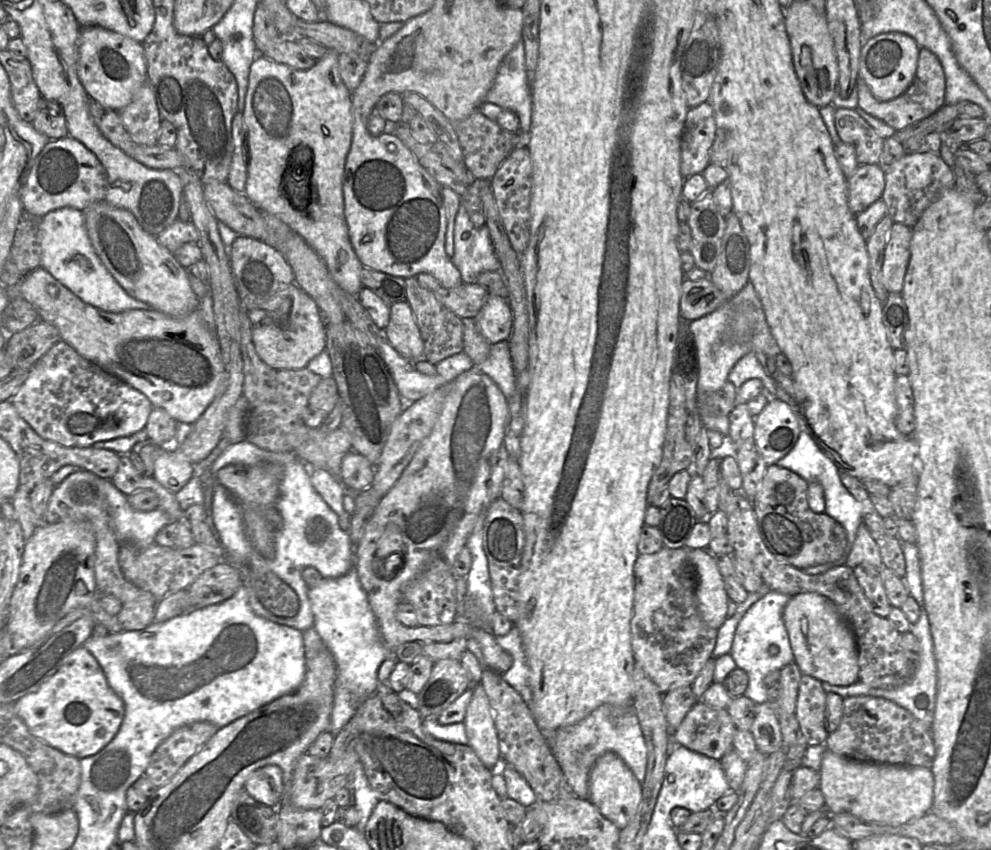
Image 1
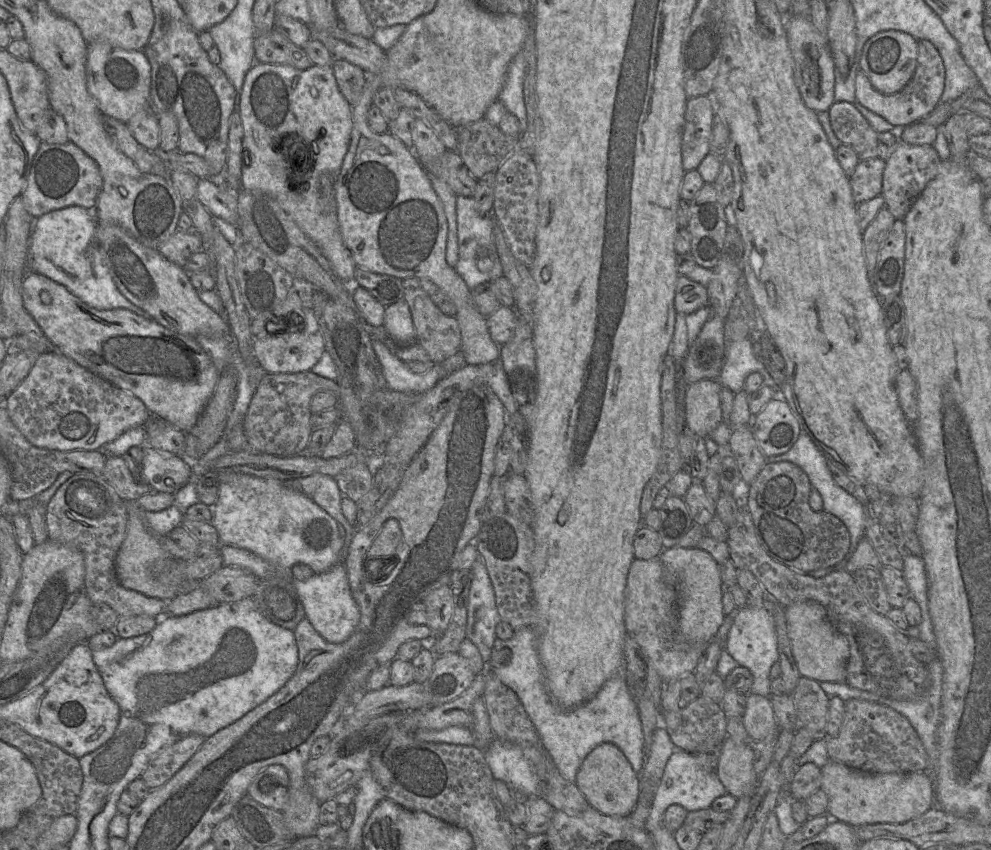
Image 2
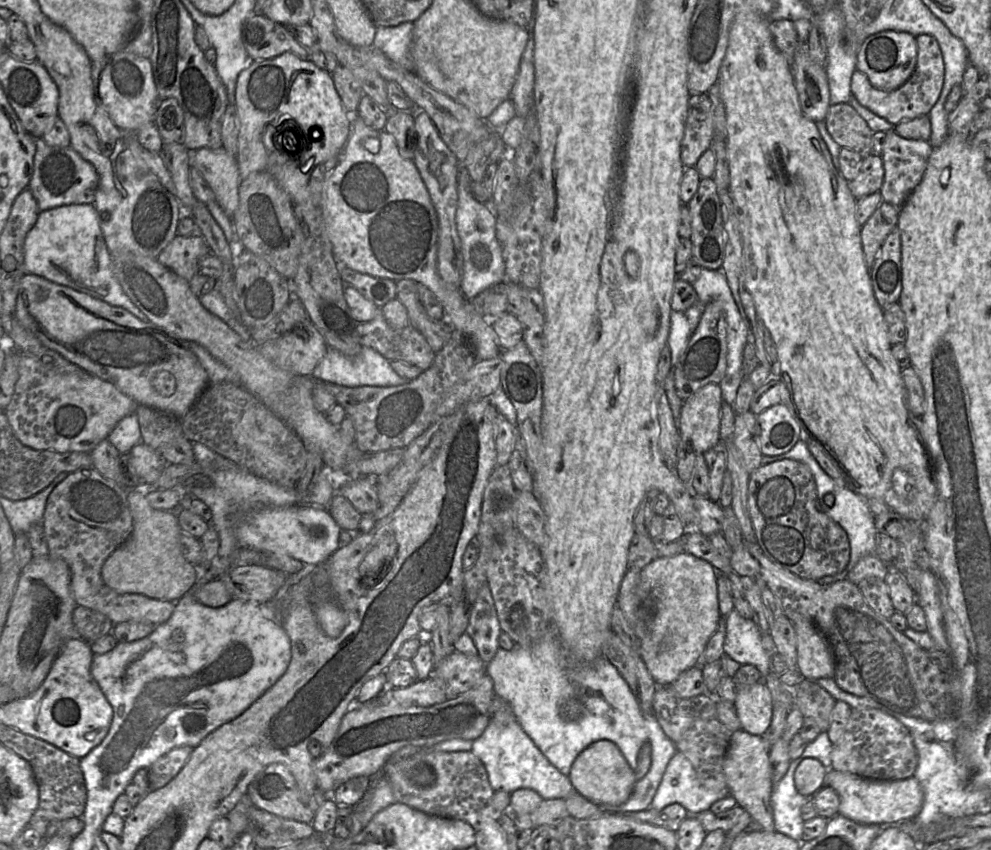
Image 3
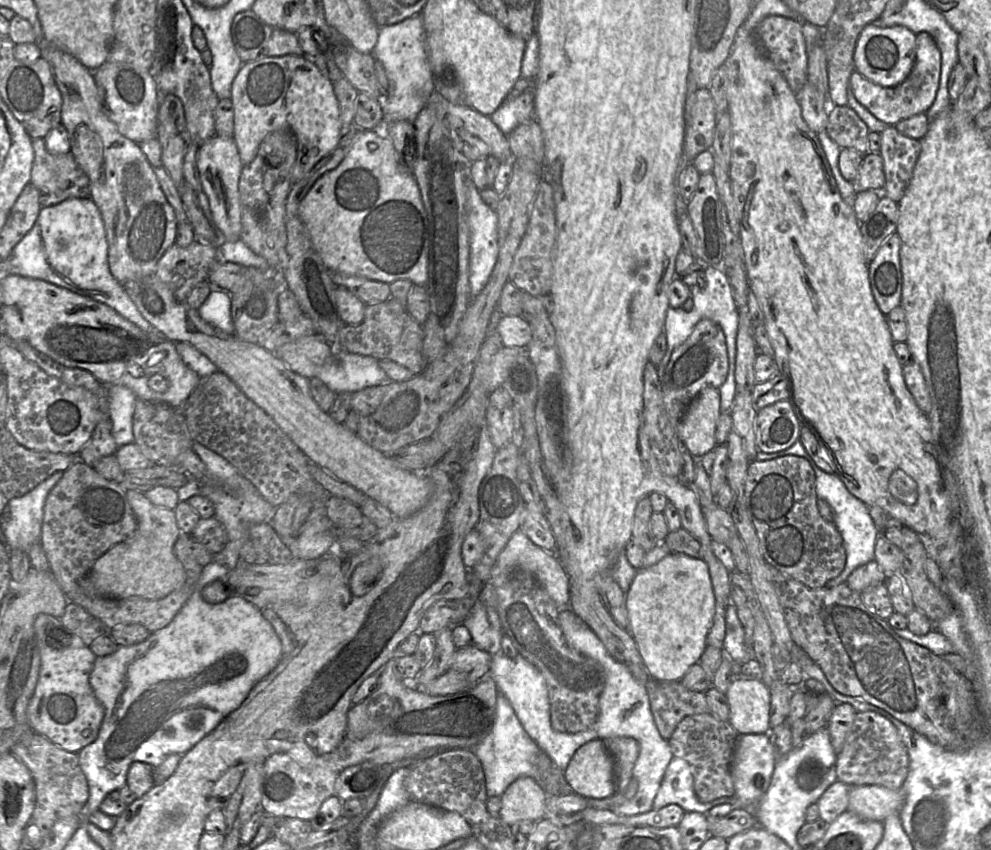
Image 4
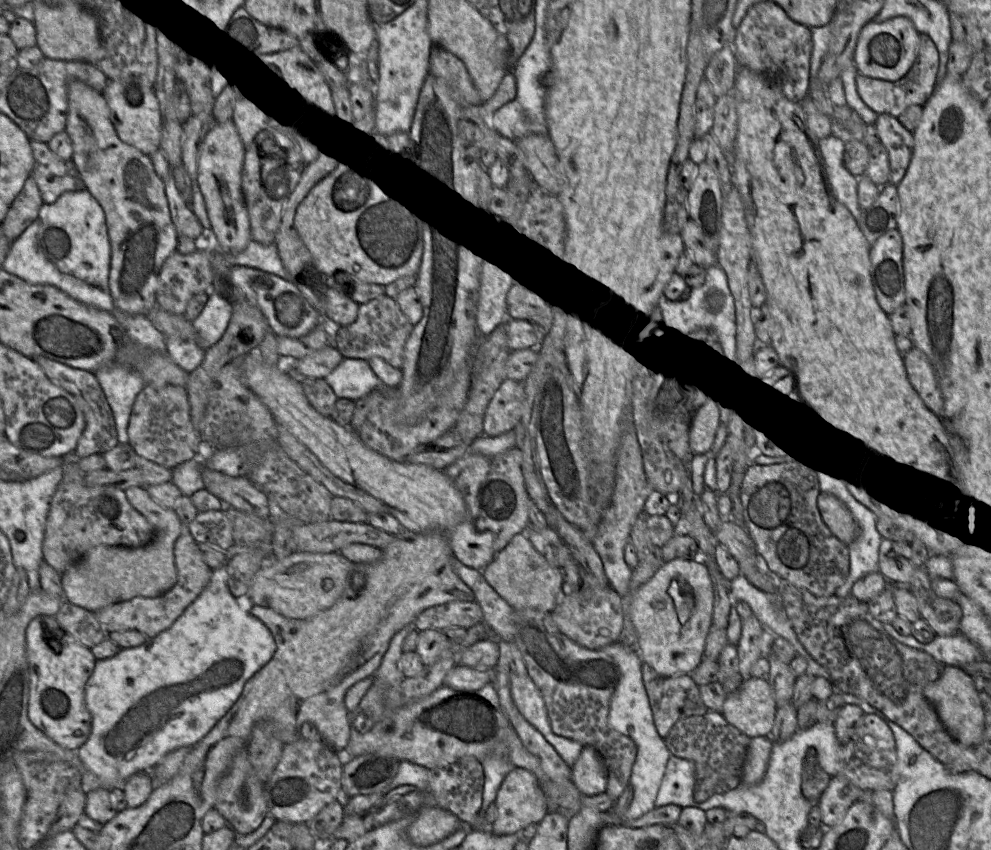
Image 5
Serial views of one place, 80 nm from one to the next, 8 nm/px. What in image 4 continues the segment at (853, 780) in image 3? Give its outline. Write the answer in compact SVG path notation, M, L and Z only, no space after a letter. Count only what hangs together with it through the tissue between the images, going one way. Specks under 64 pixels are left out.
M851 785L849 790L848 810L866 820L880 821L894 814L899 814L905 801L905 794L901 788L889 789L880 785Z

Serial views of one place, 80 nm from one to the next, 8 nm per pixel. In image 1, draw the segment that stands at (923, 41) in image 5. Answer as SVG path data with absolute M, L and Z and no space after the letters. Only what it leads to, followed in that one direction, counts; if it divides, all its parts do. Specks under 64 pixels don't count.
M920 48L918 66L914 79L908 89L900 96L887 101L876 99L868 86L858 75L858 106L872 116L884 121L896 131L920 121L938 111L945 104L946 79L943 67L927 48Z

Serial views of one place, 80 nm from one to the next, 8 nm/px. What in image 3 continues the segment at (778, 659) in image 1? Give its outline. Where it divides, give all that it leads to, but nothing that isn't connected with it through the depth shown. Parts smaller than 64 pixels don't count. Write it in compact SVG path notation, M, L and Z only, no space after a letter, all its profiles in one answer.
M736 609L725 617L725 624L724 654L741 665L755 666L761 674L761 682L764 682L775 653L770 633L762 633L752 619L742 617Z

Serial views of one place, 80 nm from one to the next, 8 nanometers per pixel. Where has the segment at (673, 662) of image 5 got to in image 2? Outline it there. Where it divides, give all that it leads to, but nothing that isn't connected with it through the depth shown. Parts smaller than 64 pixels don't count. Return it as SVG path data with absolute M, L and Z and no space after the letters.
M674 546L662 550L660 560L676 574L679 598L678 629L688 642L709 643L724 621L720 568L706 551Z

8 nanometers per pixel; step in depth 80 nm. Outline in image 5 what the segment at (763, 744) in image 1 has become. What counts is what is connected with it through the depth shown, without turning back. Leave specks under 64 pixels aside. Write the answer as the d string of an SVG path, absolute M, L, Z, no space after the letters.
M748 677L739 688L727 694L720 714L750 738L769 736L776 702L767 680Z

